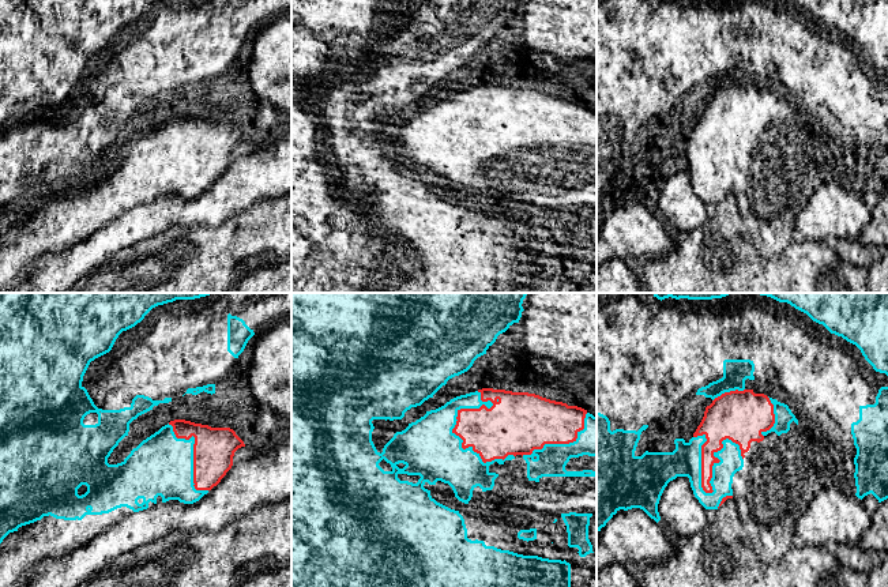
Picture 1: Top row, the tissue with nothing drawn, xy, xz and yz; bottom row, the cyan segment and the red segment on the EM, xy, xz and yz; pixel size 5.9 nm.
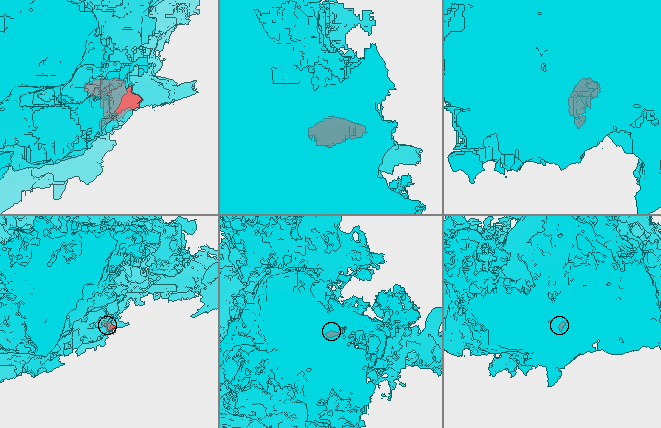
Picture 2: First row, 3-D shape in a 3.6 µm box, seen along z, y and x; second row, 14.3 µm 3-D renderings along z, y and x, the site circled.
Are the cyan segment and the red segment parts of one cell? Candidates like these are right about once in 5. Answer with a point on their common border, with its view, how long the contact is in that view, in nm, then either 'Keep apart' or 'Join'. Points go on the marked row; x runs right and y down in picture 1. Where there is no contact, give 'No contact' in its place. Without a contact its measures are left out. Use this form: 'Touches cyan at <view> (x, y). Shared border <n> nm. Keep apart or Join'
Touches cyan at yz (700, 463). Shared border 360 nm. Keep apart

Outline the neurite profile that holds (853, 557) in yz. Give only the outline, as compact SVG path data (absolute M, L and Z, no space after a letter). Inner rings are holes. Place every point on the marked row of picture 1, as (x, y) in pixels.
M839 545L835 549L838 560L855 572L869 573L873 568L880 567L883 556L874 550L862 550L858 545Z

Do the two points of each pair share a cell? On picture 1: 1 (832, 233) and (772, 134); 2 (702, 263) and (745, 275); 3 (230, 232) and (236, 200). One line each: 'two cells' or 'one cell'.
1: two cells
2: one cell
3: two cells

